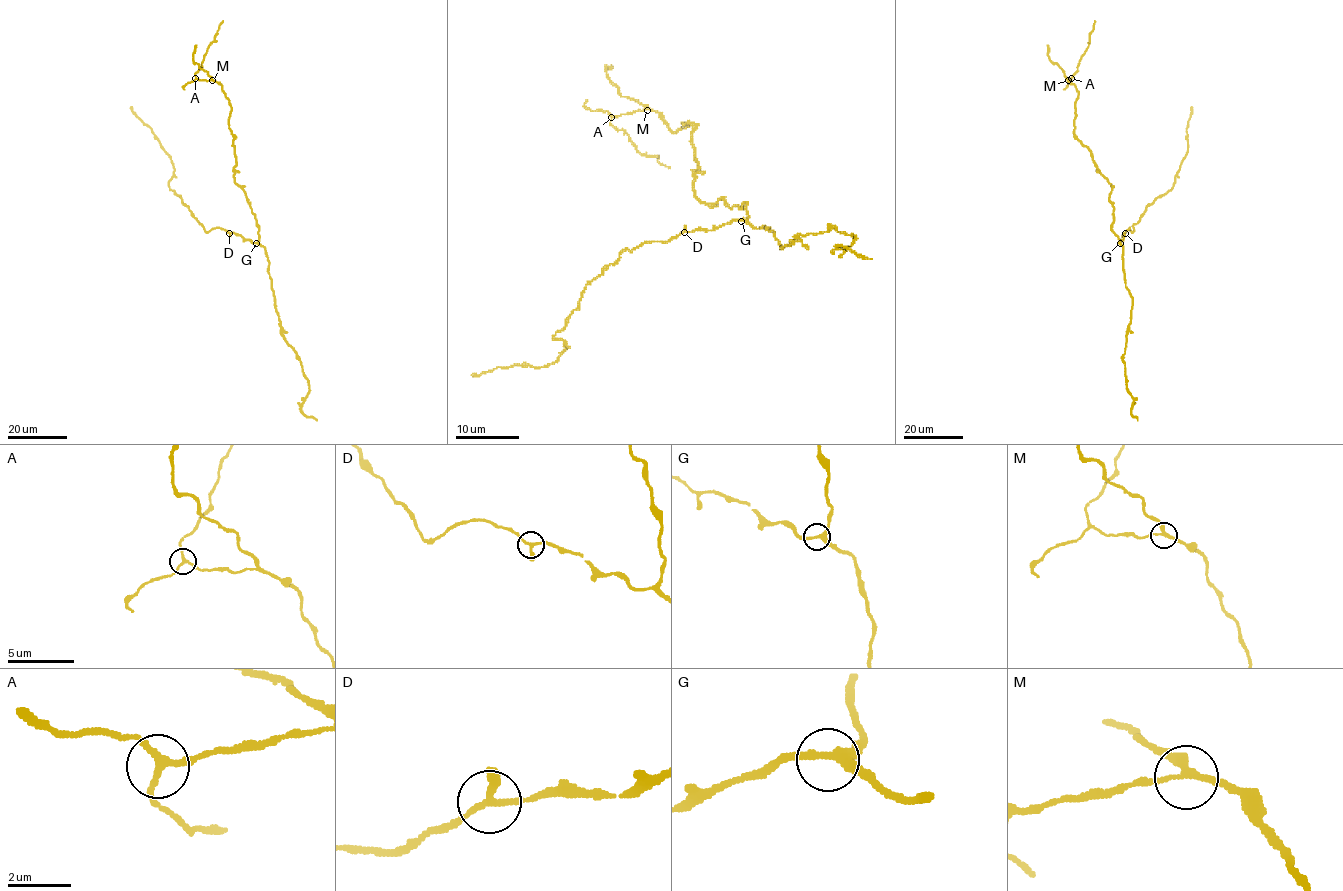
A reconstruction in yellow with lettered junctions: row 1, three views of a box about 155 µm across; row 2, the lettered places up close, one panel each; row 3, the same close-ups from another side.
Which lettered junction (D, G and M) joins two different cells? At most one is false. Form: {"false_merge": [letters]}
{"false_merge": ["M"]}

